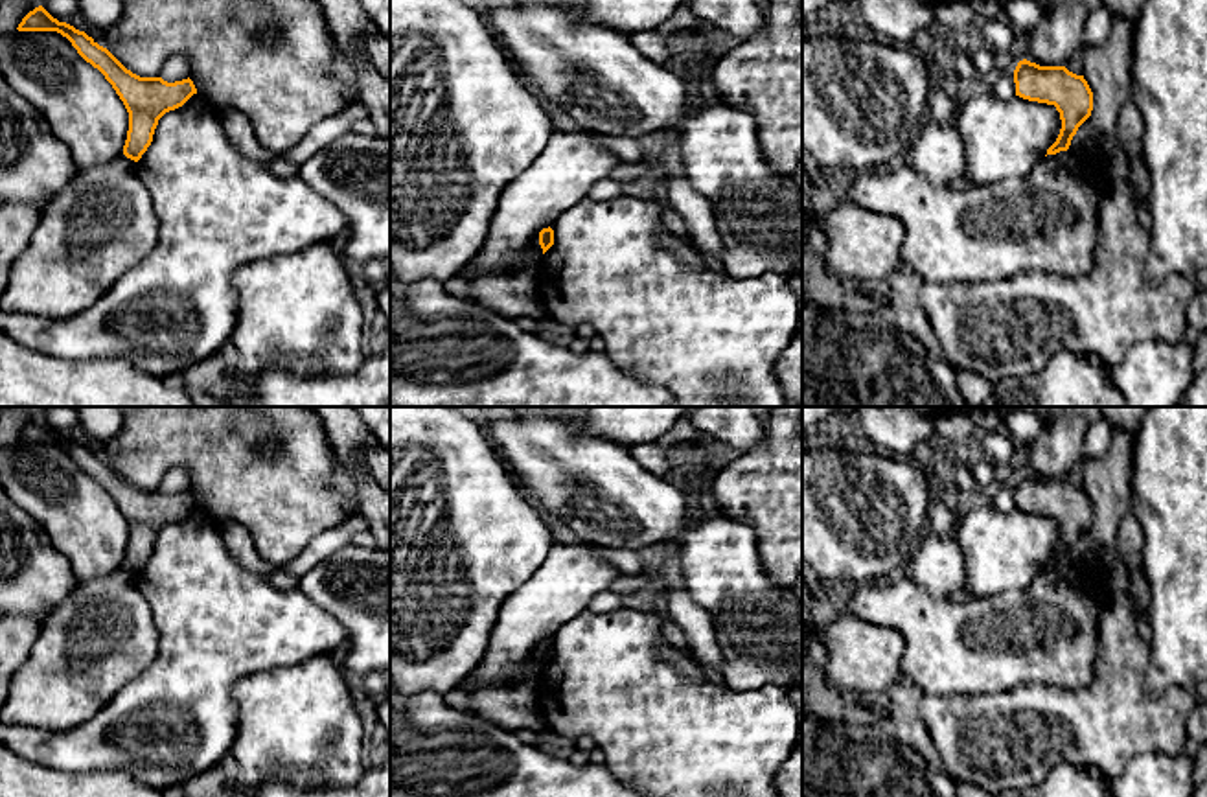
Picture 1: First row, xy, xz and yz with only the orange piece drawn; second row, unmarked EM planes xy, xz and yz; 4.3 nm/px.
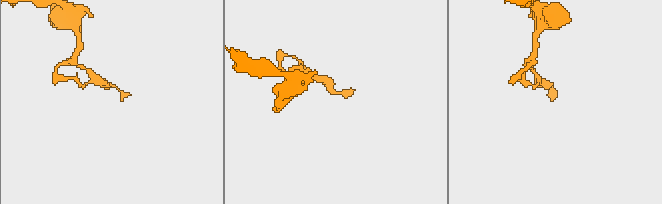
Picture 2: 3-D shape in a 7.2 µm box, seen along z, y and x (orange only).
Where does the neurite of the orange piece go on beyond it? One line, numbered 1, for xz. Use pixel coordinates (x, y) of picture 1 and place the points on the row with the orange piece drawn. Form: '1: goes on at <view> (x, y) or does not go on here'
1: does not go on here

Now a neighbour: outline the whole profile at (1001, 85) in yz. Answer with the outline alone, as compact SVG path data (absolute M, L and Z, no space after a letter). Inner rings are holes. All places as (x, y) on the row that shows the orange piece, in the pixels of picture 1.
M995 74L986 81L986 87L1001 99L1012 99L1016 96L1014 74Z

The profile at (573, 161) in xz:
M554 131L541 155L502 191L484 247L467 271L502 272L504 265L548 228L563 212L587 199L589 190L607 179L622 160L605 149L591 131Z

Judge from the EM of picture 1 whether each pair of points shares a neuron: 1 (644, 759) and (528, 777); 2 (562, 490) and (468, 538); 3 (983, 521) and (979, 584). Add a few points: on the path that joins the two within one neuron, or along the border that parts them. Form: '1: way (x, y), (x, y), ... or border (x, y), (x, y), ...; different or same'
1: border (604, 764), (619, 777); different
2: border (508, 470), (521, 494), (541, 514); different
3: way (983, 536), (983, 569); same

